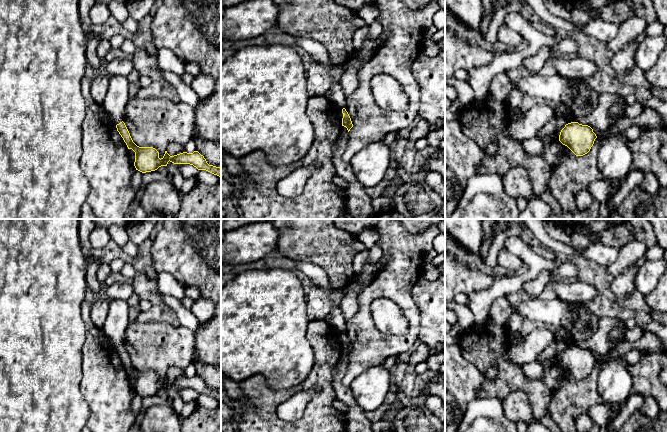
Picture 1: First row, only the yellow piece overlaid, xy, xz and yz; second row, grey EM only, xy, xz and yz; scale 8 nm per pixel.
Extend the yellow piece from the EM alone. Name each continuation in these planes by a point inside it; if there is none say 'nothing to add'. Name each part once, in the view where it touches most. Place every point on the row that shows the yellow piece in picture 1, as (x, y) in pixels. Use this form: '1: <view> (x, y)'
nothing to add

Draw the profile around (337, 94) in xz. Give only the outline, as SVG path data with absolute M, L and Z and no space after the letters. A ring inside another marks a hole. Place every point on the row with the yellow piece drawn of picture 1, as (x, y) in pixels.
M340 82L334 83L329 92L331 94L331 100L335 102L340 109L346 107L346 97Z

